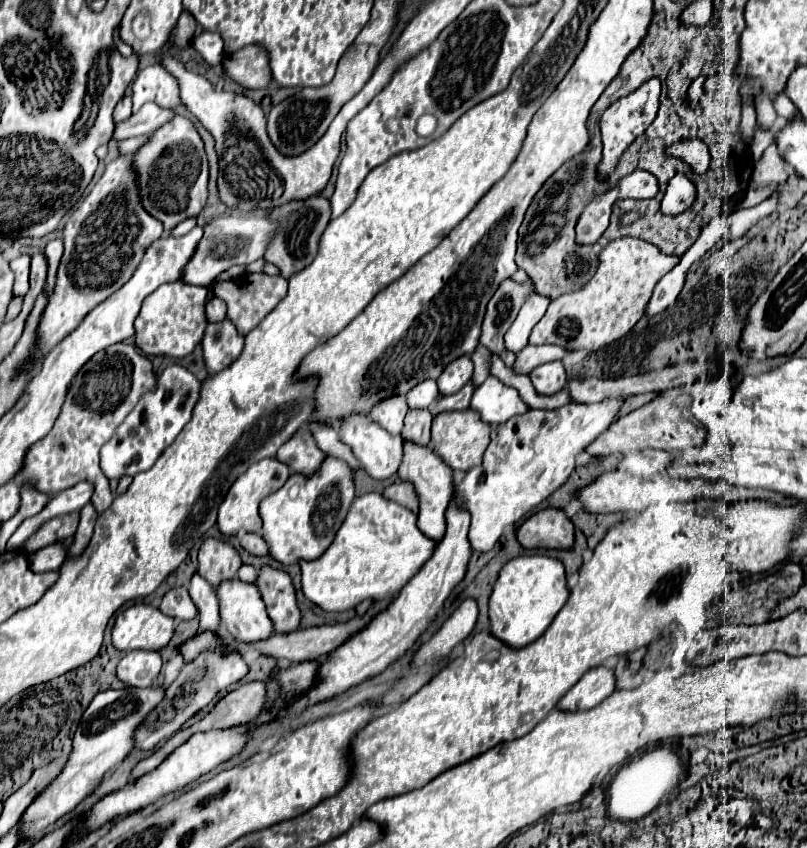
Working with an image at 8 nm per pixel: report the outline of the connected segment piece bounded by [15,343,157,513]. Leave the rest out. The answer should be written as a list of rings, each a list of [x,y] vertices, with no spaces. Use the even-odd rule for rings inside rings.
[[[115,343],[95,353],[73,377],[53,429],[47,437],[31,445],[15,479],[45,495],[55,495],[79,481],[89,481],[95,485],[91,501],[97,513],[103,513],[115,495],[111,493],[109,481],[99,467],[99,451],[115,435],[119,423],[123,423],[139,399],[145,393],[155,391],[155,383],[157,377],[153,373],[153,363],[133,345]]]

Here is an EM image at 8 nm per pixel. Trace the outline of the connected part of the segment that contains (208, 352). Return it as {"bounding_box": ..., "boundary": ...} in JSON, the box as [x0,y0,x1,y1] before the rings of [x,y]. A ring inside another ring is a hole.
{"bounding_box":[203,319,243,373],"boundary":[[[231,319],[219,323],[209,323],[203,337],[203,357],[209,373],[221,371],[233,359],[239,357],[243,349],[243,335],[237,331]]]}

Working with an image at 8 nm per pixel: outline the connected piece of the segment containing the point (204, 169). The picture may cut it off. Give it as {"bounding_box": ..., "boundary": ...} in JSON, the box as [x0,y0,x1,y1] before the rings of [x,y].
{"bounding_box":[135,115,209,233],"boundary":[[[177,115],[171,123],[165,123],[165,127],[155,131],[151,135],[151,141],[145,143],[135,153],[135,169],[139,171],[139,187],[141,187],[141,195],[143,195],[143,205],[147,207],[147,211],[151,211],[151,215],[155,215],[159,221],[163,221],[165,233],[171,231],[183,219],[199,215],[199,211],[205,207],[207,195],[209,195],[209,191],[207,191],[207,183],[209,183],[207,153],[205,153],[205,145],[203,145],[203,139],[201,139],[197,127],[187,117]]]}

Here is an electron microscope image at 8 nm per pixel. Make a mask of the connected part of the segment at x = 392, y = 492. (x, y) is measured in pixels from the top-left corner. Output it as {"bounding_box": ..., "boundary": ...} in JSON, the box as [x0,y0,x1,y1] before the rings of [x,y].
{"bounding_box":[383,479,419,513],"boundary":[[[399,479],[397,483],[391,483],[391,485],[383,491],[383,495],[385,495],[387,499],[391,499],[391,501],[395,501],[395,503],[411,509],[411,511],[415,511],[415,513],[419,511],[419,495],[417,495],[417,491],[415,491],[415,485],[409,483],[409,481],[401,481],[401,479]]]}

